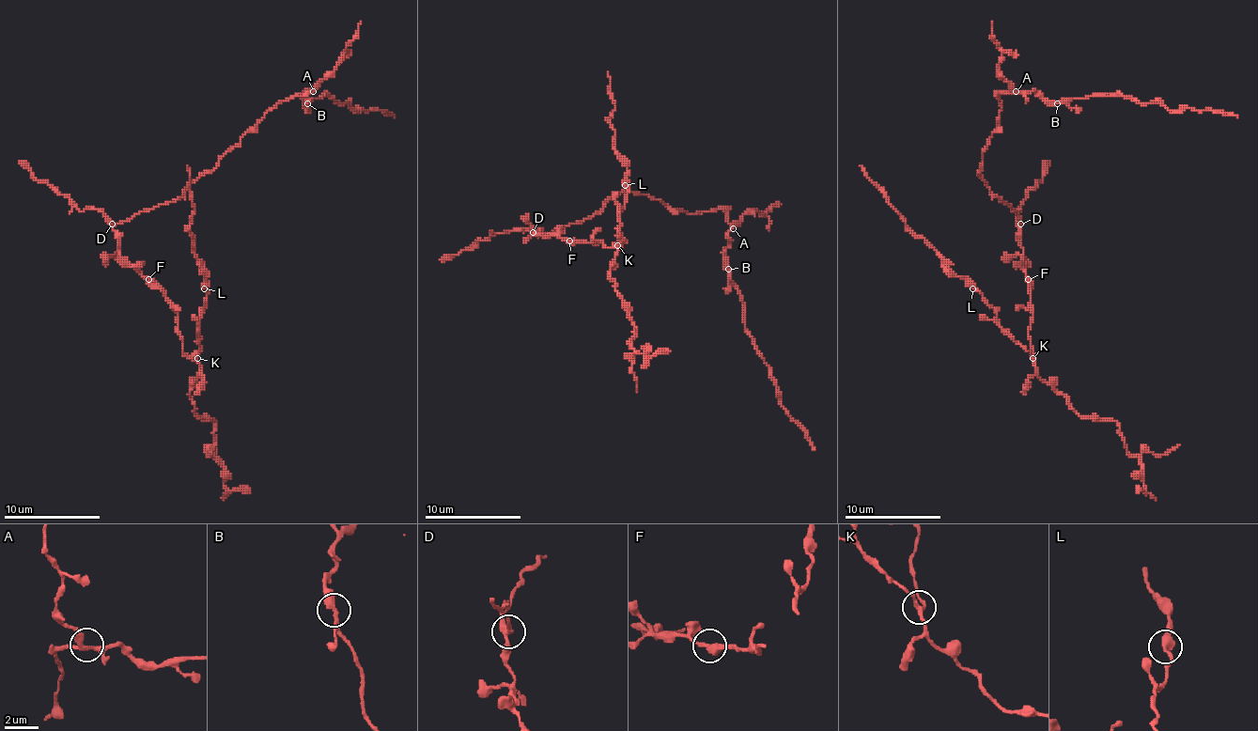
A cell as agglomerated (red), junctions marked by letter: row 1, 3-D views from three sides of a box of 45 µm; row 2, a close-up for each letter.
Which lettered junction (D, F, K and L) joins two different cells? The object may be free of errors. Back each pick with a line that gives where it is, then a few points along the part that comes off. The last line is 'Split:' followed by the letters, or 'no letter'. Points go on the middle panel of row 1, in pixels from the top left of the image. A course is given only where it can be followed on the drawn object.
D: place (533, 232); course (533, 233), (591, 219), (625, 193), (690, 214), (721, 209), (745, 329), (776, 382), (779, 404), (815, 450)
Split: D

